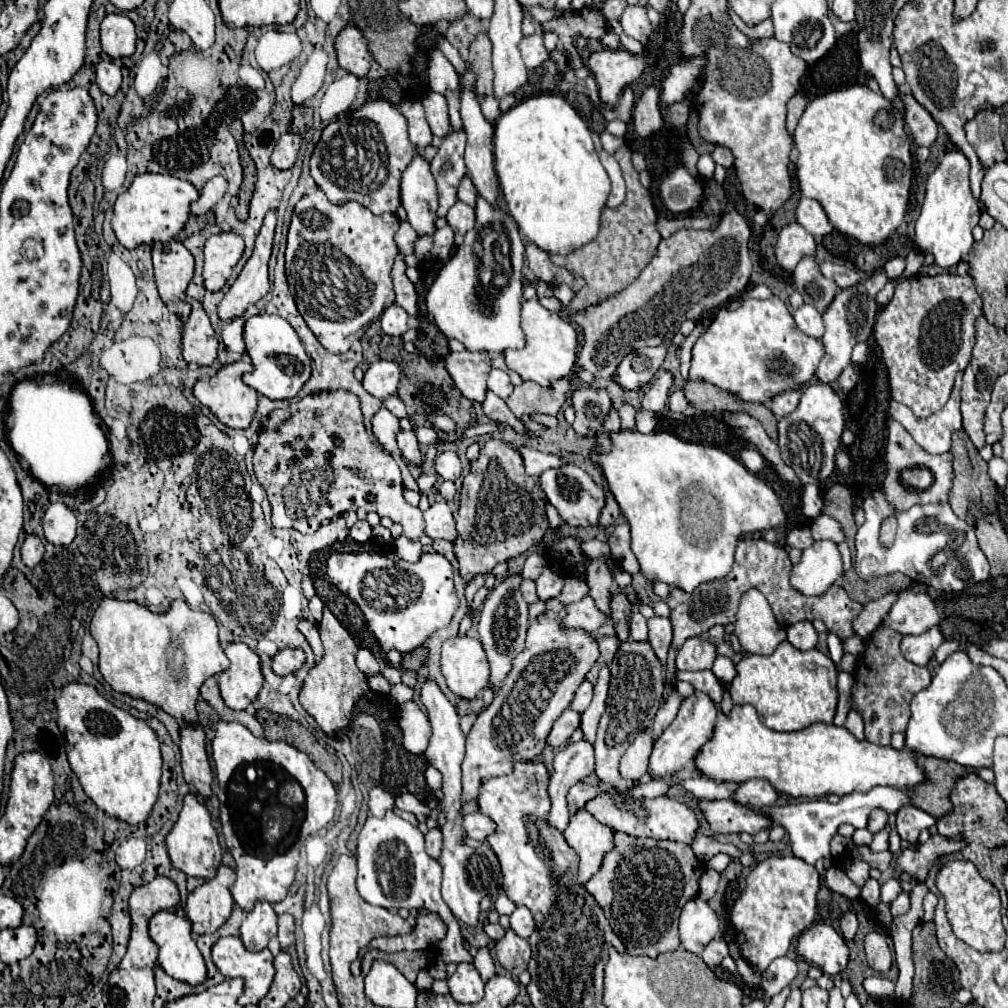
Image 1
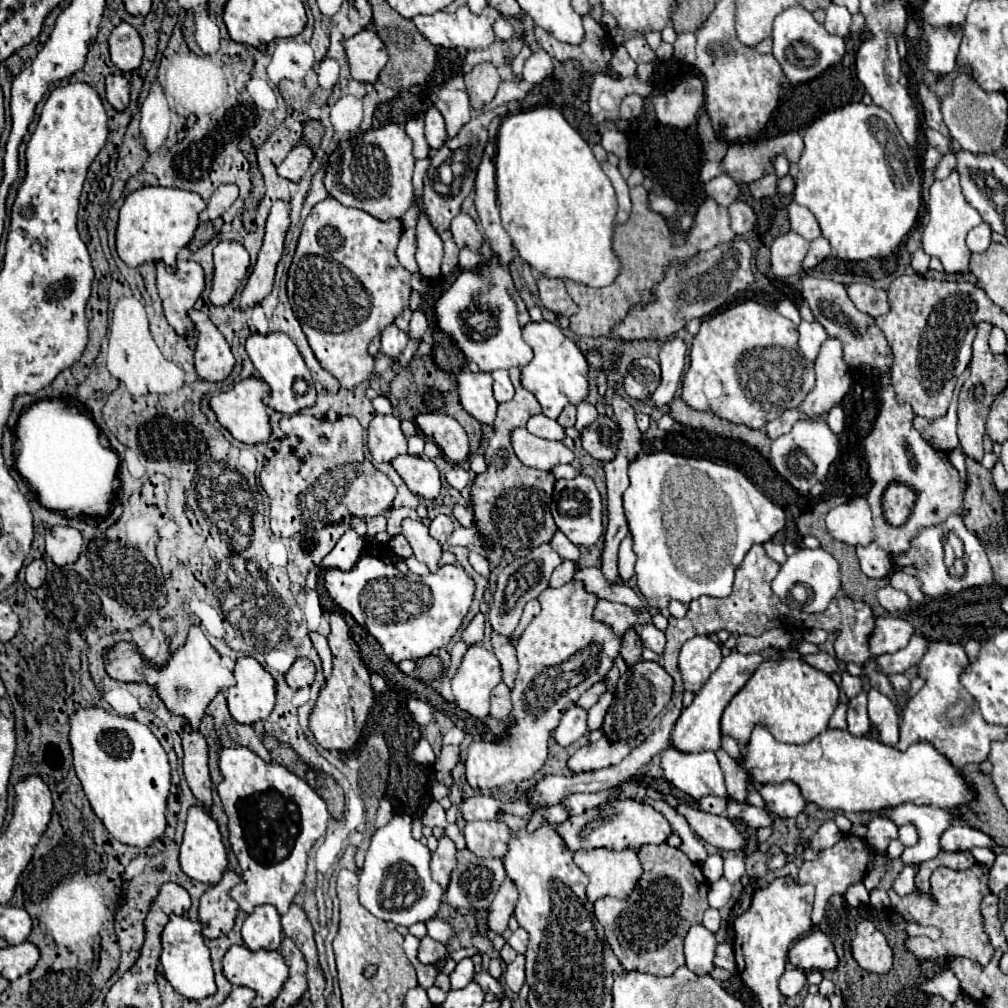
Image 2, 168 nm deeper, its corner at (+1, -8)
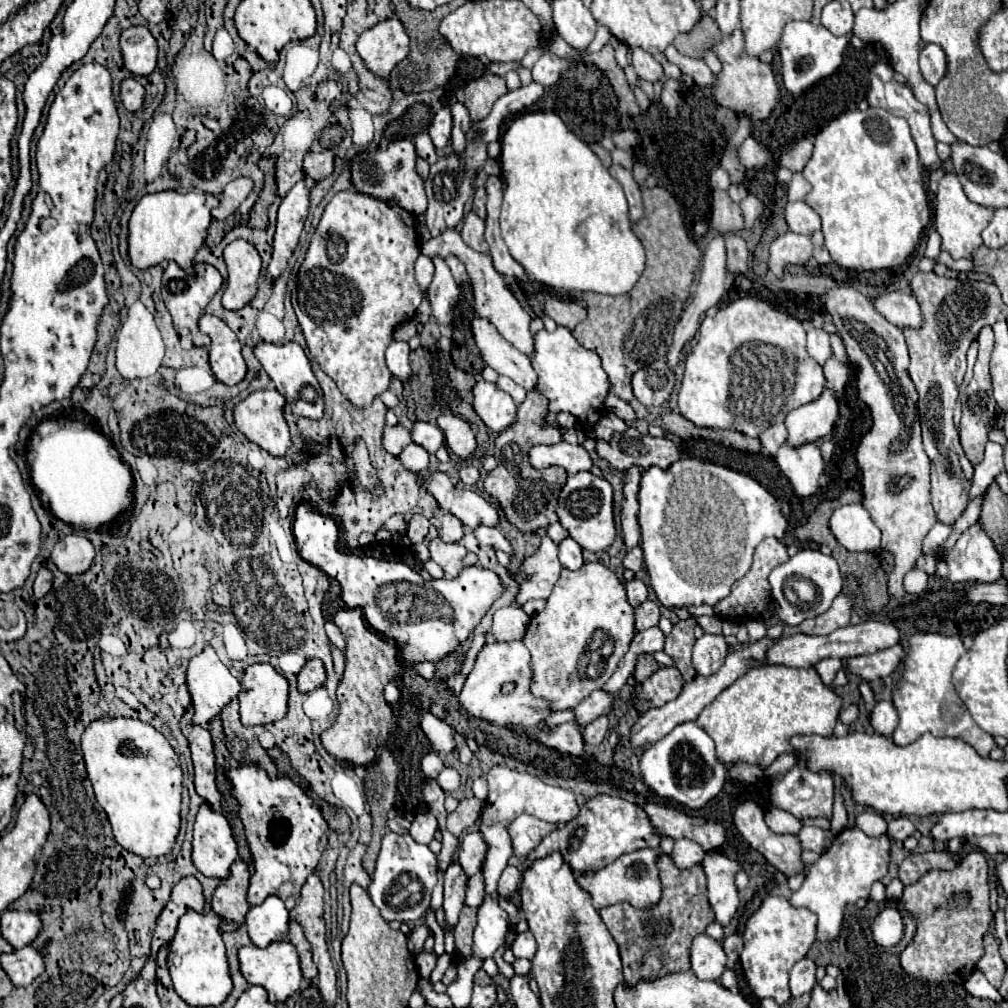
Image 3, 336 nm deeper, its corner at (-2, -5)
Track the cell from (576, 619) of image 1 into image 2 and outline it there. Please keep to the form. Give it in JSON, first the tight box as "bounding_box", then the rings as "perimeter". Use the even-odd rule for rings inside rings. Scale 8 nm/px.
{"bounding_box":[594,600,652,636],"perimeter":[[[608,600],[598,602],[598,606],[594,610],[594,618],[610,624],[618,636],[624,636],[628,630],[632,630],[636,626],[652,624],[652,614],[648,608],[636,610],[636,608],[630,608],[624,604],[614,604]]]}

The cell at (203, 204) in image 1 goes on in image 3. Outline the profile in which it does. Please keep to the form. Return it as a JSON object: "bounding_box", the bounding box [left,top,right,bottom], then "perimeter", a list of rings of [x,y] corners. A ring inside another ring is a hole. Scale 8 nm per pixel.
{"bounding_box":[211,177,253,219],"perimeter":[[[239,177],[239,179],[231,181],[221,193],[219,207],[211,209],[211,215],[215,219],[227,219],[231,213],[235,213],[235,209],[241,205],[241,201],[245,201],[245,197],[251,193],[251,189],[253,189],[251,179]]]}

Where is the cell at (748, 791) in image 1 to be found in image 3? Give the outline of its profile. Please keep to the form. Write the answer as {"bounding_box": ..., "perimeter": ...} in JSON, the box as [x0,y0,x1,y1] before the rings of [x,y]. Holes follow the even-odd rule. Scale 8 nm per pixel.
{"bounding_box":[771,765,833,819],"perimeter":[[[795,765],[787,775],[771,785],[771,803],[789,811],[797,819],[831,817],[833,809],[833,777],[825,771],[813,773]]]}

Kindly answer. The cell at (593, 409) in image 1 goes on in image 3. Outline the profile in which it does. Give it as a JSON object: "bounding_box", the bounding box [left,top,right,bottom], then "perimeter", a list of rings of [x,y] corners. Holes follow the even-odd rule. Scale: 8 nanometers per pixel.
{"bounding_box":[595,427,681,471],"perimeter":[[[627,427],[625,433],[613,433],[609,441],[597,439],[595,449],[599,457],[619,471],[625,471],[631,465],[639,465],[643,469],[659,465],[667,469],[681,455],[679,445],[671,439],[643,435],[635,427]]]}

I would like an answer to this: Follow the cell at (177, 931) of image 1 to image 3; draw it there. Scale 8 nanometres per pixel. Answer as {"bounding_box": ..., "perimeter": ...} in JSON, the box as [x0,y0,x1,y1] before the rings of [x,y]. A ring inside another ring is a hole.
{"bounding_box":[169,911,231,1007],"perimeter":[[[187,911],[177,925],[177,933],[171,941],[169,971],[177,995],[193,1007],[219,1005],[231,991],[231,977],[225,957],[225,943],[219,931],[219,917]]]}

